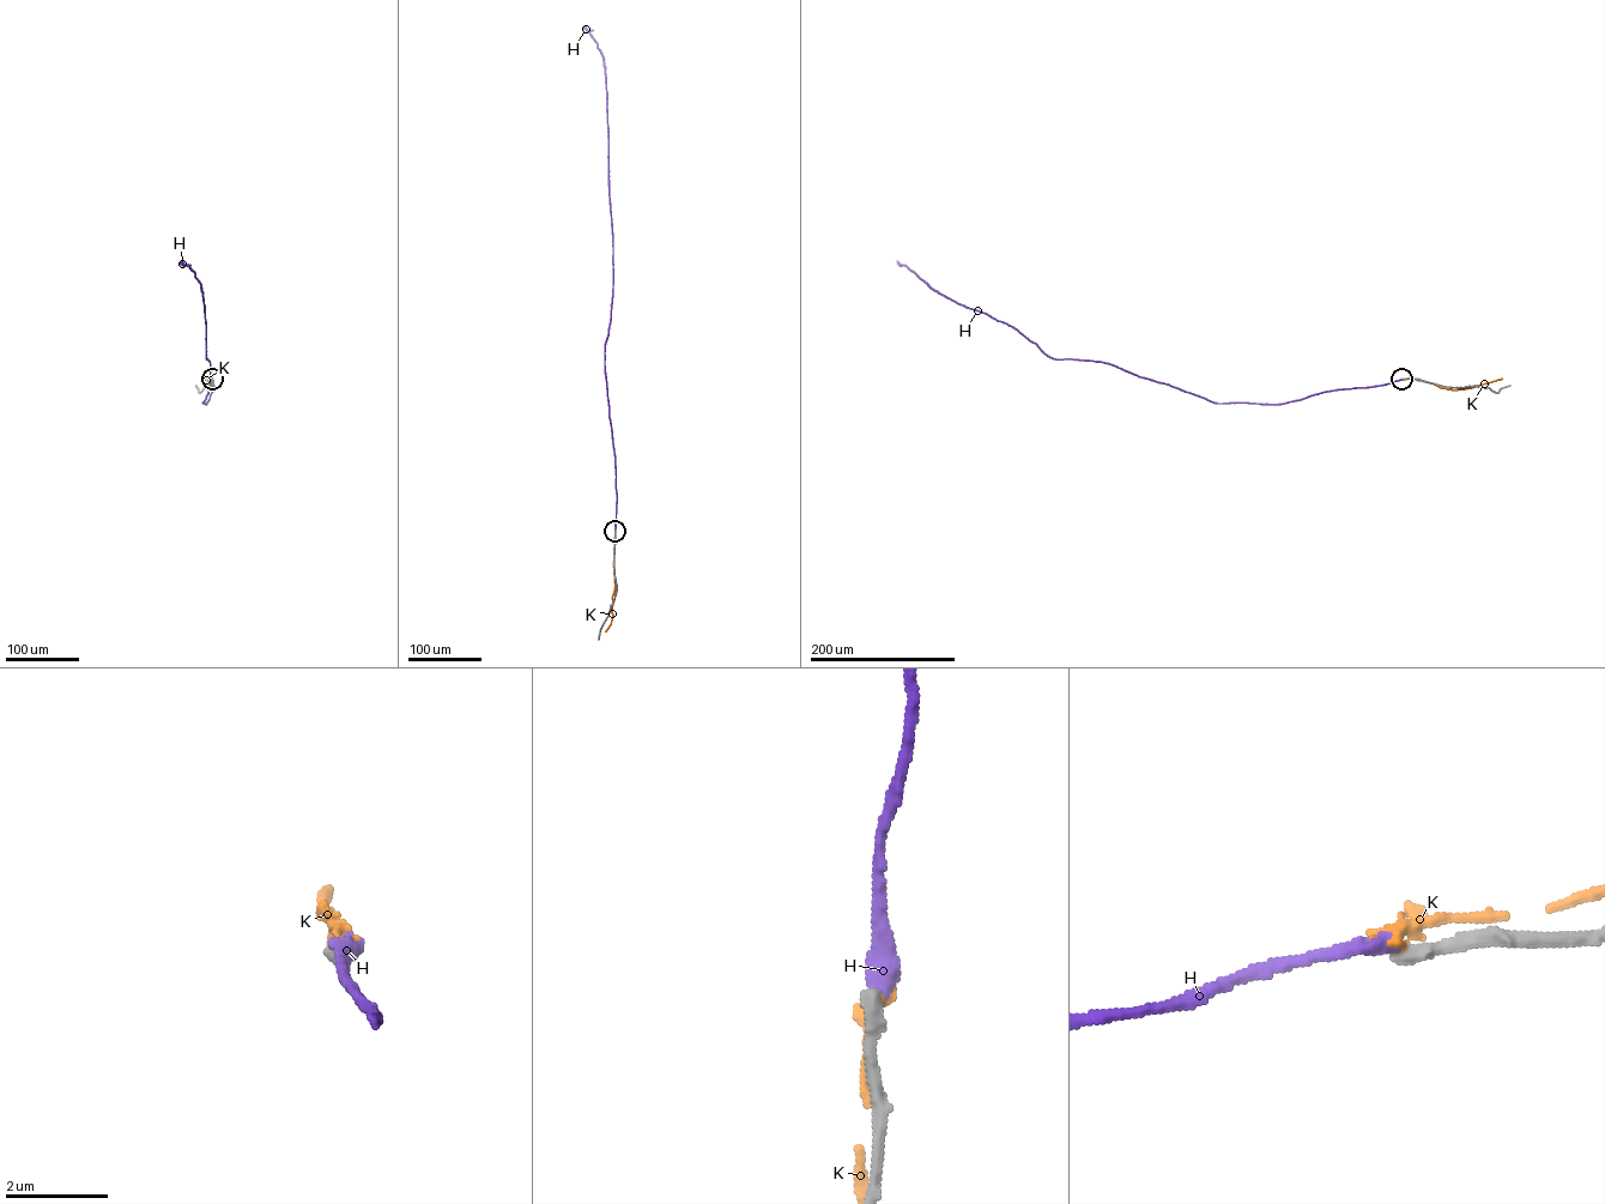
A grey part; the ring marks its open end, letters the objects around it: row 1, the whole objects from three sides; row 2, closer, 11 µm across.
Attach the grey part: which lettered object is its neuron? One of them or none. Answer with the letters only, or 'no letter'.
no letter

